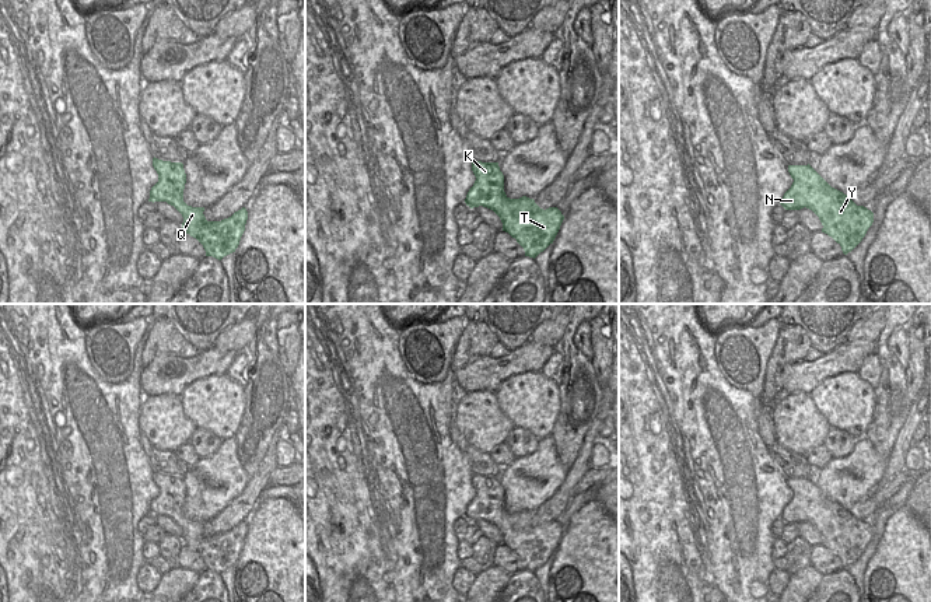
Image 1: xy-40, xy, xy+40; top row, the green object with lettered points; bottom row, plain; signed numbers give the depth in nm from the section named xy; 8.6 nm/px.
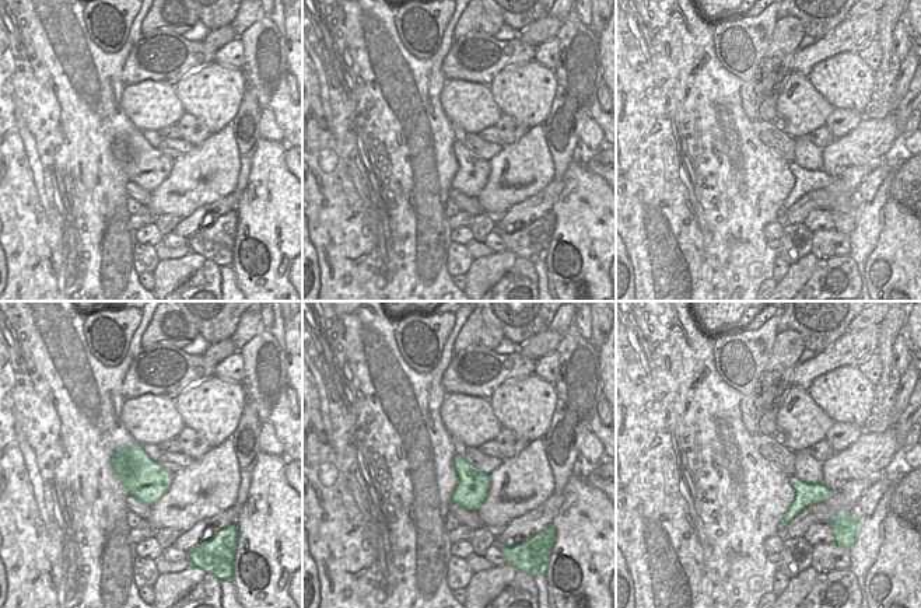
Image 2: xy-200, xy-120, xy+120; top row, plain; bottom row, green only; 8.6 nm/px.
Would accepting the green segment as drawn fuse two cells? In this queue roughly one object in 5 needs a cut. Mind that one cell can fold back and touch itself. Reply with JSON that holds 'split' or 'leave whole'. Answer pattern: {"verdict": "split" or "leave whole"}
{"verdict": "leave whole"}

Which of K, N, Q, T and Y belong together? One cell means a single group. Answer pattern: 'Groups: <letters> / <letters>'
Groups: K N Q T Y.

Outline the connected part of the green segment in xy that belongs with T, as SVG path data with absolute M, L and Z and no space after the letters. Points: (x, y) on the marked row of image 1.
M473 161L472 171L476 181L466 195L466 206L493 210L503 223L503 231L517 239L525 256L535 259L553 244L564 220L557 207L543 210L526 196L510 199L498 162Z

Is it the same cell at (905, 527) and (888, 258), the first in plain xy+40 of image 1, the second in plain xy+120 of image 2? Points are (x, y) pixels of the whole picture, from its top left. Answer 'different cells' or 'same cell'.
same cell

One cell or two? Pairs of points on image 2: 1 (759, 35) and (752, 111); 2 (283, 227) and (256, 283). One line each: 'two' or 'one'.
1: one
2: one

